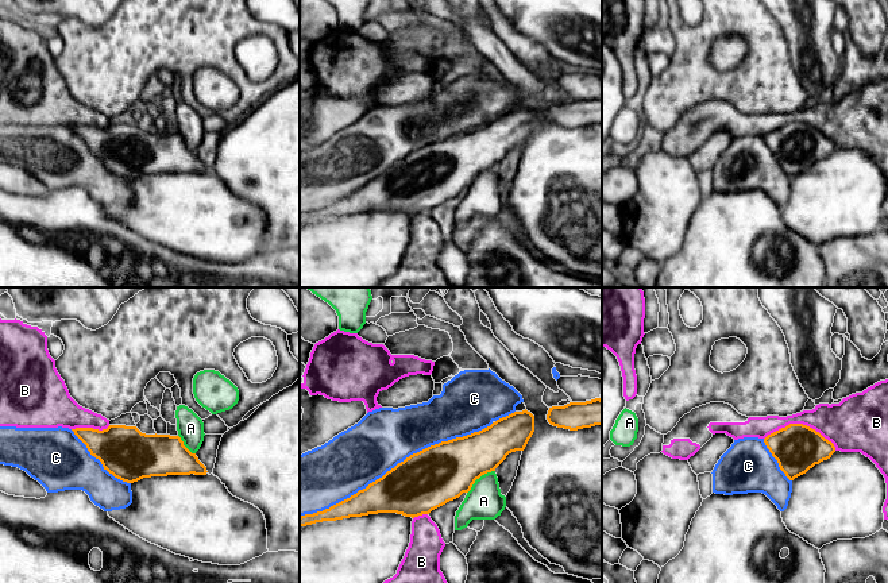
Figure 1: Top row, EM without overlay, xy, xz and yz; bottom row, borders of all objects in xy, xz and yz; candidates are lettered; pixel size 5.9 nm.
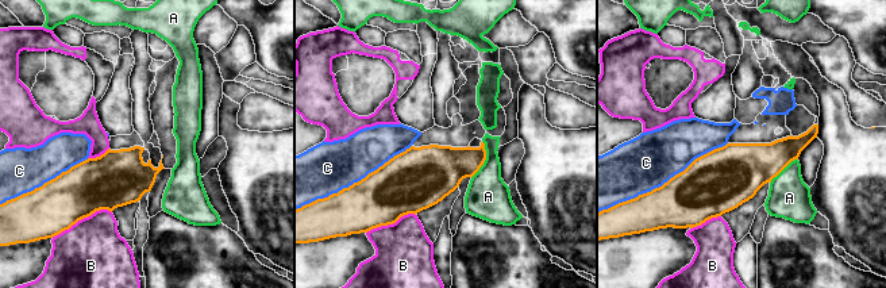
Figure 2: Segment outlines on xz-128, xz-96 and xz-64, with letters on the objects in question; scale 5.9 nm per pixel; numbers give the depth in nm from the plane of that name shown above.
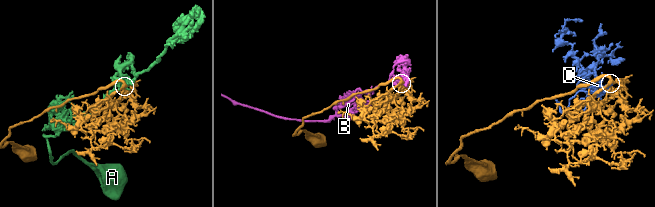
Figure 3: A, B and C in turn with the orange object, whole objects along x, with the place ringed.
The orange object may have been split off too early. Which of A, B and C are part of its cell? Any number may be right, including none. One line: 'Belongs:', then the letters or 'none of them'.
Belongs: C

